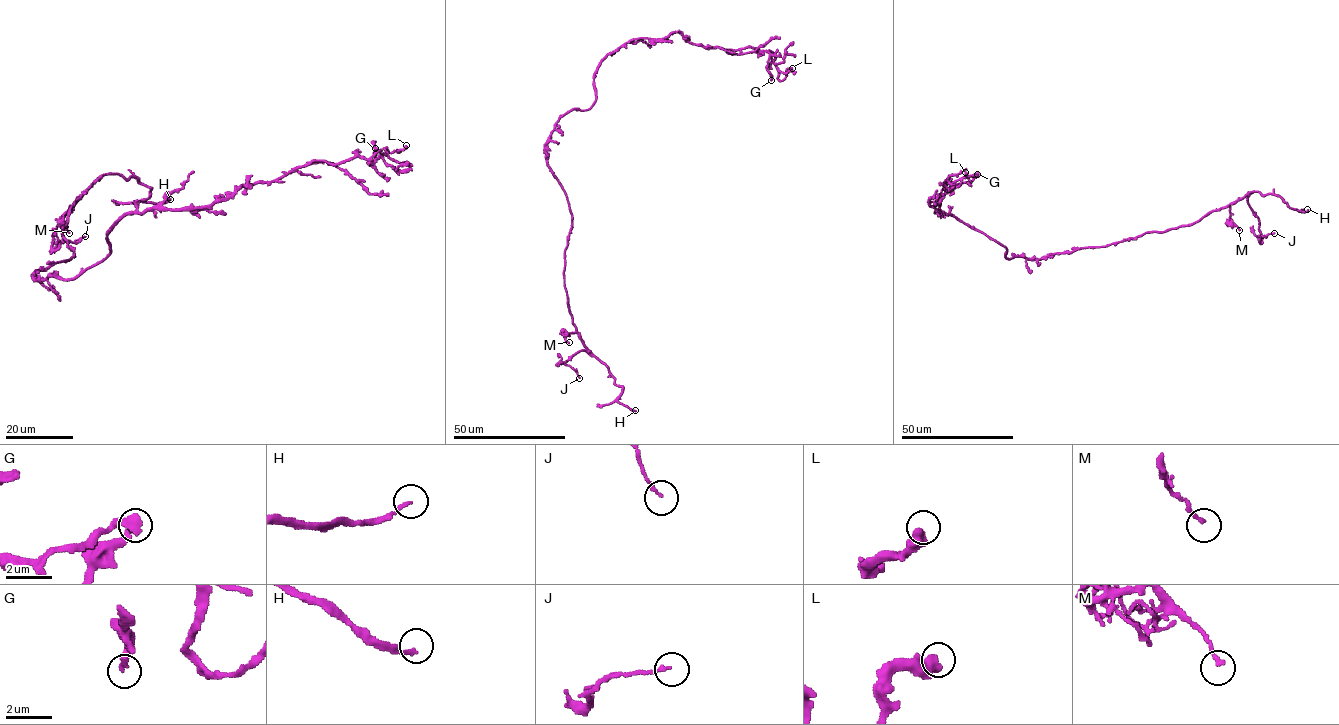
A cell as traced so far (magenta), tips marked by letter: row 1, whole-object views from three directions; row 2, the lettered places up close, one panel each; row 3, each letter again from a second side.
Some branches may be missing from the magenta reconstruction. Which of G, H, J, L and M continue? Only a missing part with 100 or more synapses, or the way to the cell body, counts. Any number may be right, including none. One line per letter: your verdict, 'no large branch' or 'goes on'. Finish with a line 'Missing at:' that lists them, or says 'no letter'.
G: no large branch
H: goes on
J: no large branch
L: no large branch
M: no large branch
Missing at: H

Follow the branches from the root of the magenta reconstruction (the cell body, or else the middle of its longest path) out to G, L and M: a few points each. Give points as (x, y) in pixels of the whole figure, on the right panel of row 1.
G: (1021, 256), (1007, 258), (1004, 246), (929, 205), (931, 198), (945, 193), (948, 179), (961, 184), (977, 174)
L: (1021, 256), (1007, 258), (1004, 246), (929, 205), (945, 193), (948, 179), (977, 177), (965, 172)
M: (1021, 256), (1039, 259), (1078, 249), (1104, 246), (1147, 232), (1192, 224), (1228, 206), (1230, 218), (1239, 230)

